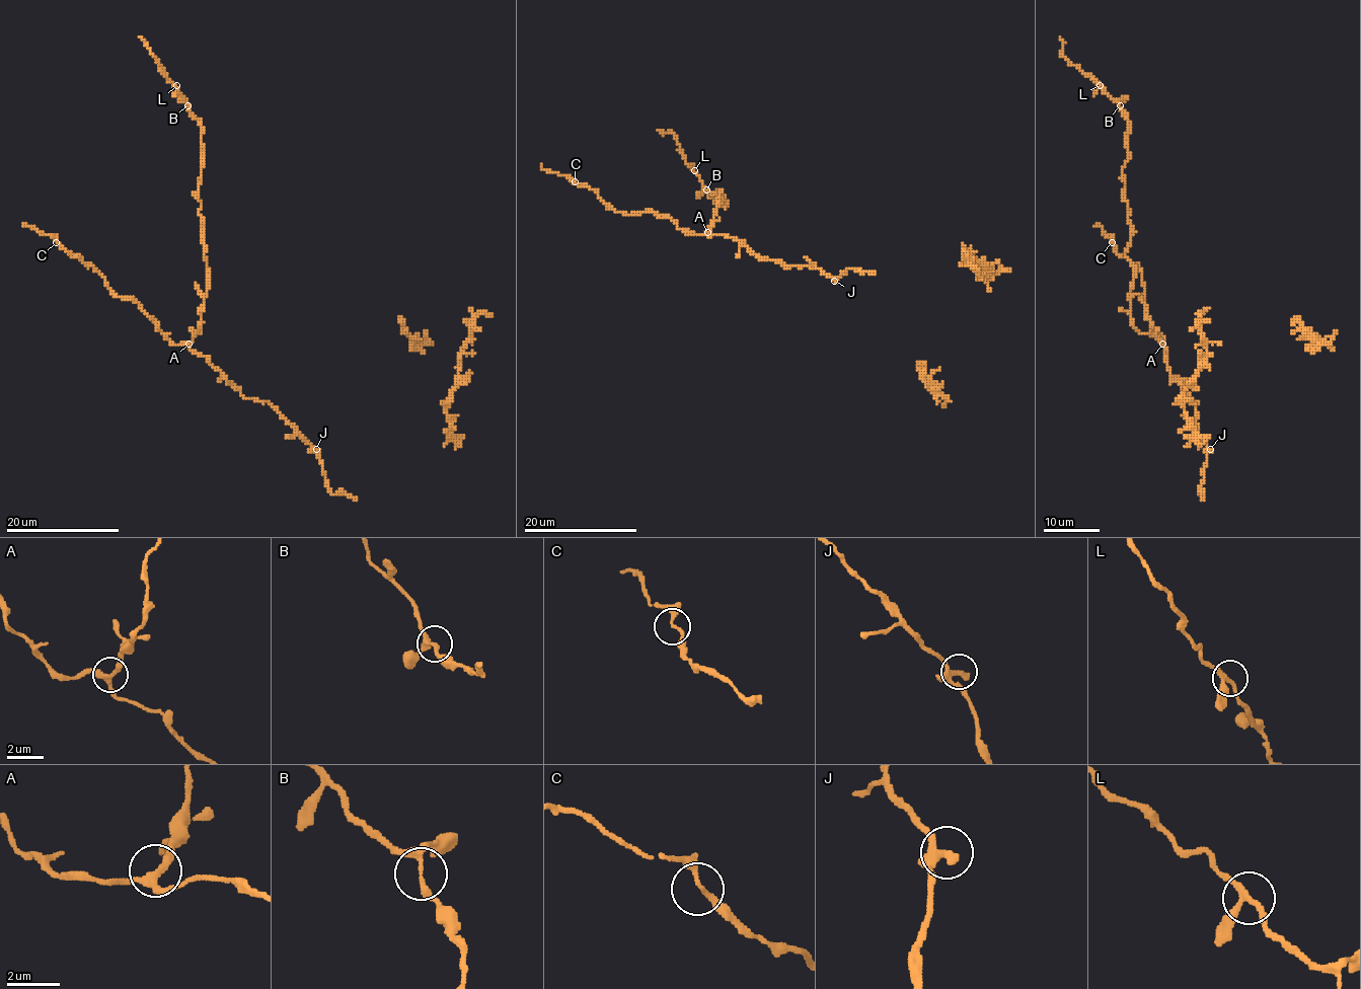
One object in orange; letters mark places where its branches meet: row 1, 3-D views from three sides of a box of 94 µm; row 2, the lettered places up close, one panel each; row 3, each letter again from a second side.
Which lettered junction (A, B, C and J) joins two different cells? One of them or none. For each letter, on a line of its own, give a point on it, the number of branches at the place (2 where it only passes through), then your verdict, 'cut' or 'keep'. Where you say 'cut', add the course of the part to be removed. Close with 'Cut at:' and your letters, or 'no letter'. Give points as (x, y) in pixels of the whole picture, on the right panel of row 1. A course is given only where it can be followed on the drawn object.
A: place (1162, 344); branches 3; keep
B: place (1120, 105); branches 3; keep
C: place (1112, 242); branches 3; keep
J: place (1210, 449); branches 3; keep
Cut at: no letter

